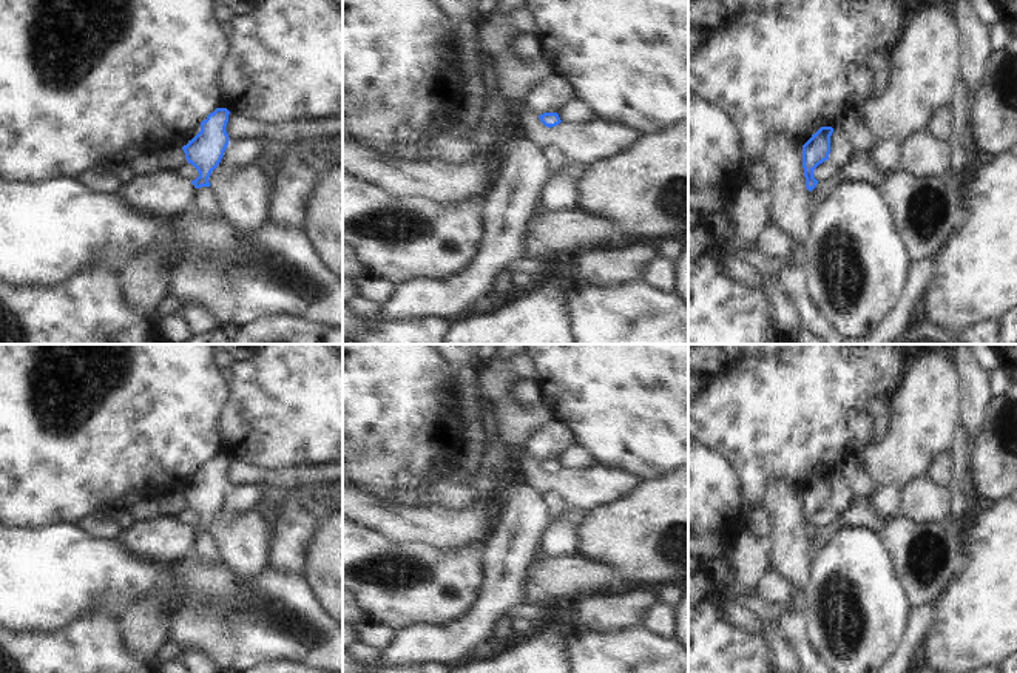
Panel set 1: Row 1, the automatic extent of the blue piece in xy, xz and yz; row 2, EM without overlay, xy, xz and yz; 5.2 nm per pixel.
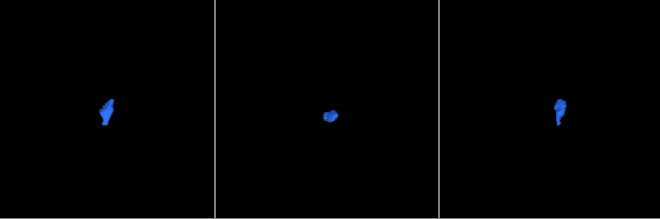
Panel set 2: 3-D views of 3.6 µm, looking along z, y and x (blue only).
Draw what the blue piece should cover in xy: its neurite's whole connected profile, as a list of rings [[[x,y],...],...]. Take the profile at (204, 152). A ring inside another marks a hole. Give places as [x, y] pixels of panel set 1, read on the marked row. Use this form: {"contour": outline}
{"contour": [[[216,108],[201,122],[201,131],[182,147],[187,162],[199,173],[194,181],[160,170],[148,176],[133,176],[117,194],[134,210],[153,216],[168,218],[193,210],[194,191],[210,187],[208,178],[228,145],[225,131],[228,114],[227,108]]]}

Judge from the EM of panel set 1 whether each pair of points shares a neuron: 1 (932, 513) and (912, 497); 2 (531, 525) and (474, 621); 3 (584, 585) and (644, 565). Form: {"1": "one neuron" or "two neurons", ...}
{"1": "one neuron", "2": "one neuron", "3": "two neurons"}

